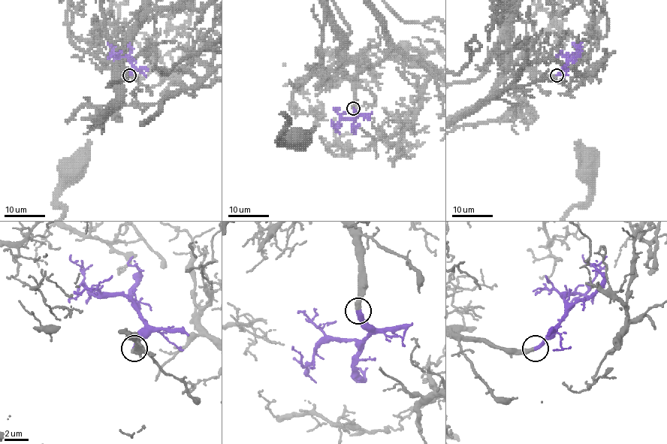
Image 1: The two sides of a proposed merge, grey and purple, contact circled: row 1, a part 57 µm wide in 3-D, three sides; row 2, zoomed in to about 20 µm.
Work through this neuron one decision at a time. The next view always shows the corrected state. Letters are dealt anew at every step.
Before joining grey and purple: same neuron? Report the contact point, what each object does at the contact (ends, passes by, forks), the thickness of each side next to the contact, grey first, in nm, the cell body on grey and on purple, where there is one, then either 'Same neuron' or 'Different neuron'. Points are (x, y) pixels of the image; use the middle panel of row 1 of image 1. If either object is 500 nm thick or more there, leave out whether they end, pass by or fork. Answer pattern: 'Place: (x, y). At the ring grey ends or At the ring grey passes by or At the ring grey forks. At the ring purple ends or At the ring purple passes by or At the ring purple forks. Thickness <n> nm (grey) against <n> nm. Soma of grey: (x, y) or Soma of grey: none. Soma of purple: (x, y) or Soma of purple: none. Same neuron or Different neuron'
Place: (353, 108). At the ring grey ends. At the ring purple ends. Thickness 400 nm (grey) against 380 nm. Soma of grey: (299, 139). Soma of purple: none. Same neuron

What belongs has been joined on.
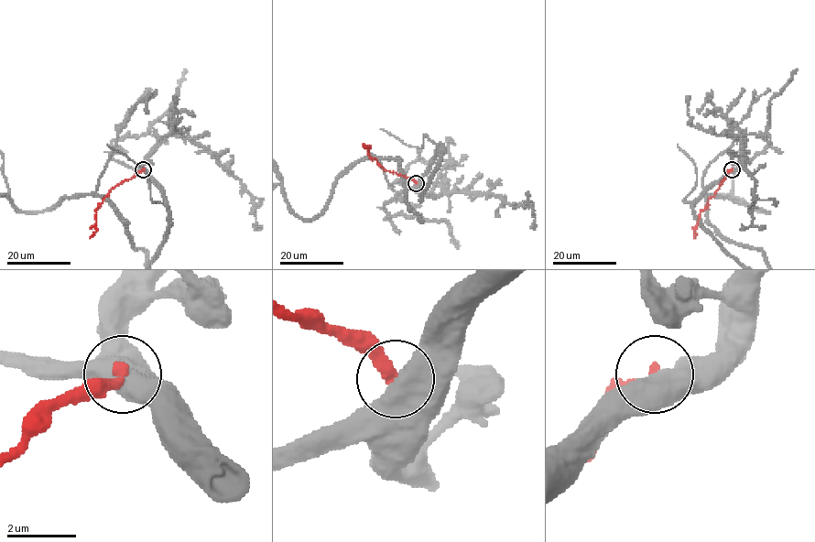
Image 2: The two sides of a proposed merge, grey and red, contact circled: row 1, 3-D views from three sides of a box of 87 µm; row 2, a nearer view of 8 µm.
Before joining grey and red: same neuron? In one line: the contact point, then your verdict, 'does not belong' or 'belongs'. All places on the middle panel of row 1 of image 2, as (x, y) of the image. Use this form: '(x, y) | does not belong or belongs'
(416, 183) | does not belong

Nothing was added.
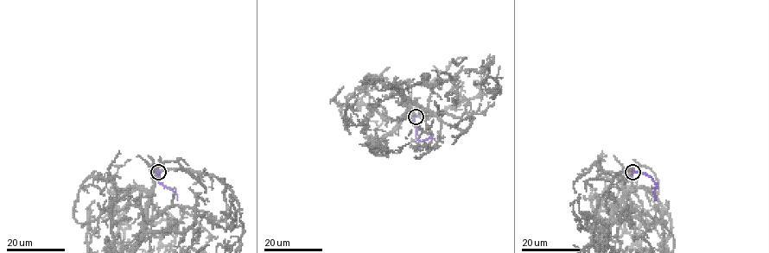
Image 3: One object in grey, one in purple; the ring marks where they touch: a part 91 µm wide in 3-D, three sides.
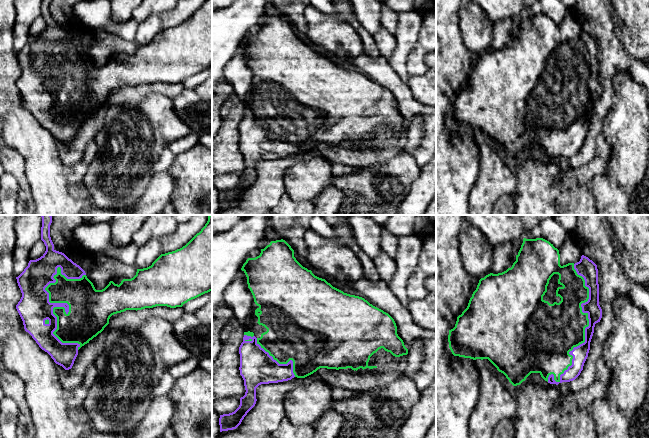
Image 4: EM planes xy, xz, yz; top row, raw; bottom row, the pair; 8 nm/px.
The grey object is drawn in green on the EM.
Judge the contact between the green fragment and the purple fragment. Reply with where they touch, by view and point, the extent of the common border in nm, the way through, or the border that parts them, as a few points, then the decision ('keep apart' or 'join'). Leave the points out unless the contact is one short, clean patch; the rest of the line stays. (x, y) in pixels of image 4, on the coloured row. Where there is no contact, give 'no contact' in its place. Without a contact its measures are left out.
xy (64, 309) | 700 nm | join

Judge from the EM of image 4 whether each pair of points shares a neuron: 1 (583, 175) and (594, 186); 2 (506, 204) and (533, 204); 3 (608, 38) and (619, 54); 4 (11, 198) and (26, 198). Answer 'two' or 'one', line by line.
1: two
2: two
3: one
4: two

